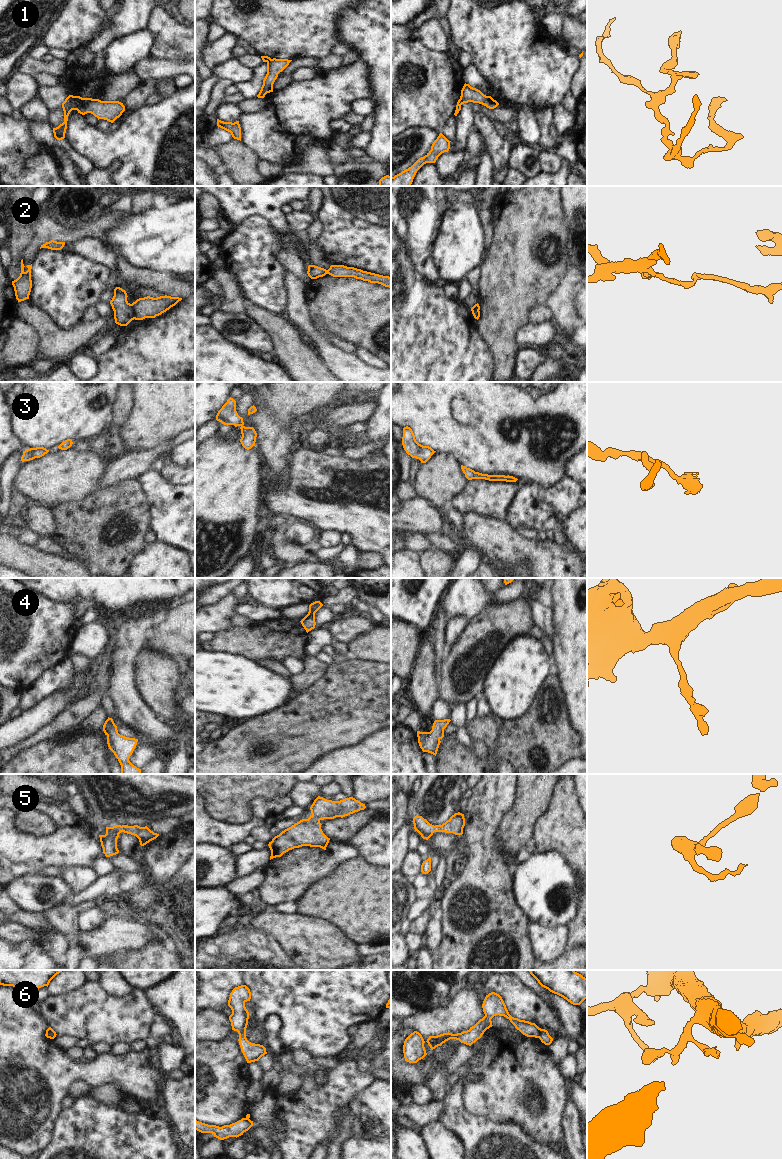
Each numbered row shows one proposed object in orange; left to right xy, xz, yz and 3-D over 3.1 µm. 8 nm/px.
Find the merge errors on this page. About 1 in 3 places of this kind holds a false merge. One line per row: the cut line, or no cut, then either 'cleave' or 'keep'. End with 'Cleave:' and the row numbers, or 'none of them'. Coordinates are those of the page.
1: cut in xy along (73, 96), (77, 109); cleave
2: cut in xy along (131, 304), (134, 318); cleave
3: no cut; keep
4: no cut; keep
5: no cut; keep
6: cut in yz along (542, 1029), (538, 1037); cleave
Cleave: 1, 2, 6

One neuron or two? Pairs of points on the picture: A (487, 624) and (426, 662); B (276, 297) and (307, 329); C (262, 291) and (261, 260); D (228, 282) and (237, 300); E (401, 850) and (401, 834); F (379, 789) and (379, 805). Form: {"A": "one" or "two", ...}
{"A": "two", "B": "two", "C": "one", "D": "one", "E": "one", "F": "two"}

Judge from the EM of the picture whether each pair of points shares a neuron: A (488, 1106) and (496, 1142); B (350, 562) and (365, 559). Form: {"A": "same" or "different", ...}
{"A": "different", "B": "different"}

